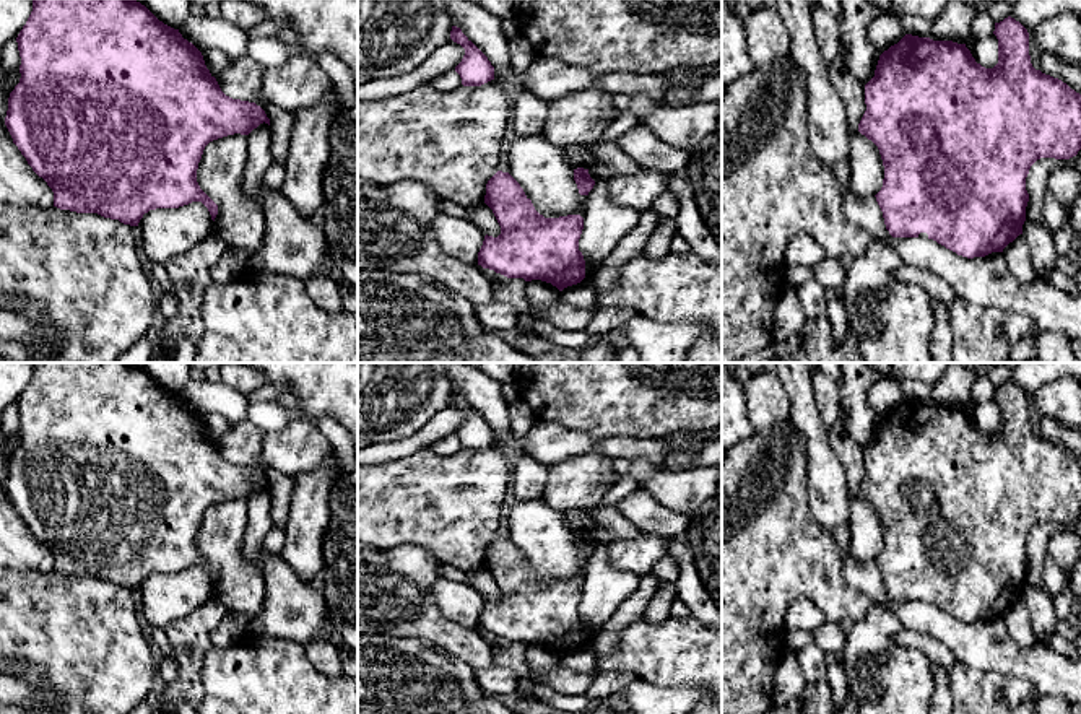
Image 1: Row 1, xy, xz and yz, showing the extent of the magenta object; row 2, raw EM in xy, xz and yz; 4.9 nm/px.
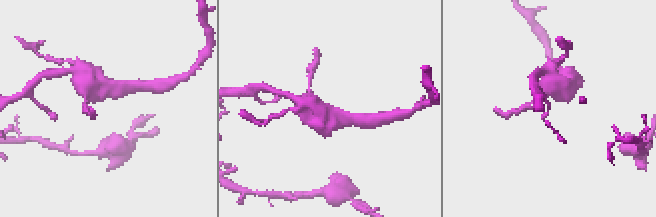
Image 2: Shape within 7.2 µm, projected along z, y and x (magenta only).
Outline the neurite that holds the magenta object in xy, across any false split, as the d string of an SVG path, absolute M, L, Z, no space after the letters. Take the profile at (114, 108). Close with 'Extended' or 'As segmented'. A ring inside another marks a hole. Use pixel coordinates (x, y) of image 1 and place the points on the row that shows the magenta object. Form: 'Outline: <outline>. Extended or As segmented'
Outline: M33 0L33 11L20 31L16 42L21 57L21 78L10 93L5 125L28 164L52 189L54 207L76 213L98 213L104 218L119 220L124 224L138 226L143 215L150 210L179 208L192 202L202 202L215 221L218 205L197 182L197 169L205 146L210 141L228 135L249 135L263 122L270 125L270 119L255 102L226 96L216 78L206 68L202 52L192 42L184 39L179 29L159 21L137 0Z. As segmented

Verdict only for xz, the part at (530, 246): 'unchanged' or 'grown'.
unchanged

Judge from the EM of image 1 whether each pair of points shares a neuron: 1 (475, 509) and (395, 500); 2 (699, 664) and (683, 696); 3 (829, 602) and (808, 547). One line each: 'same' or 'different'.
1: same
2: different
3: same

